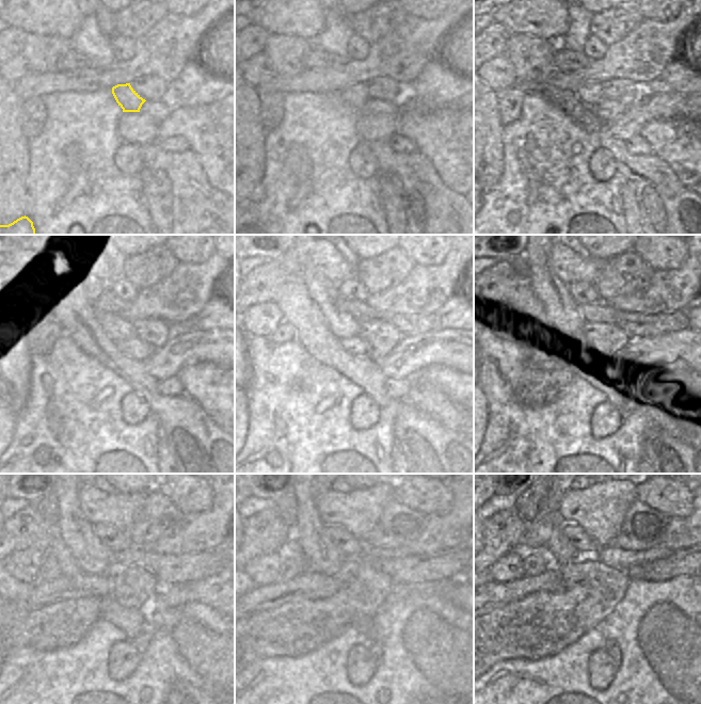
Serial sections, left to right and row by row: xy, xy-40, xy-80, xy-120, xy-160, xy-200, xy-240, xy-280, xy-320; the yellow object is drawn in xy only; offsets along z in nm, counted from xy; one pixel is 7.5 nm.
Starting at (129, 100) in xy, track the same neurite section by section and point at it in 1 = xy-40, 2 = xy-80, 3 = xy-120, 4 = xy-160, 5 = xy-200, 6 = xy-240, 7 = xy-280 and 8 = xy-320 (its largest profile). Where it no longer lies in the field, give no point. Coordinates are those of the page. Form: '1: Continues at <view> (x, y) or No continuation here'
1: Continues at xy-40 (355, 96)
2: Continues at xy-80 (590, 93)
3: Continues at xy-120 (114, 326)
4: Continues at xy-160 (297, 259)
5: Continues at xy-200 (546, 285)
6: Continues at xy-240 (93, 558)
7: Continues at xy-280 (311, 538)
8: Continues at xy-320 (558, 548)

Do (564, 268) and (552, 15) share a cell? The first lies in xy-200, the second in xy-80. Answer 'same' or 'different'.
same

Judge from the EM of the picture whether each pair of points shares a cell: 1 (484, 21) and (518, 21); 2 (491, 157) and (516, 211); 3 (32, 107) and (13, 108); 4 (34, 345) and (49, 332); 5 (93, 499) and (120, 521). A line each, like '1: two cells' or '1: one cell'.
1: two cells
2: two cells
3: two cells
4: one cell
5: one cell

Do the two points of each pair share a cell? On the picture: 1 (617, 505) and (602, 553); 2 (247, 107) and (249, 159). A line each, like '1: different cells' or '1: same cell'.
1: different cells
2: same cell

